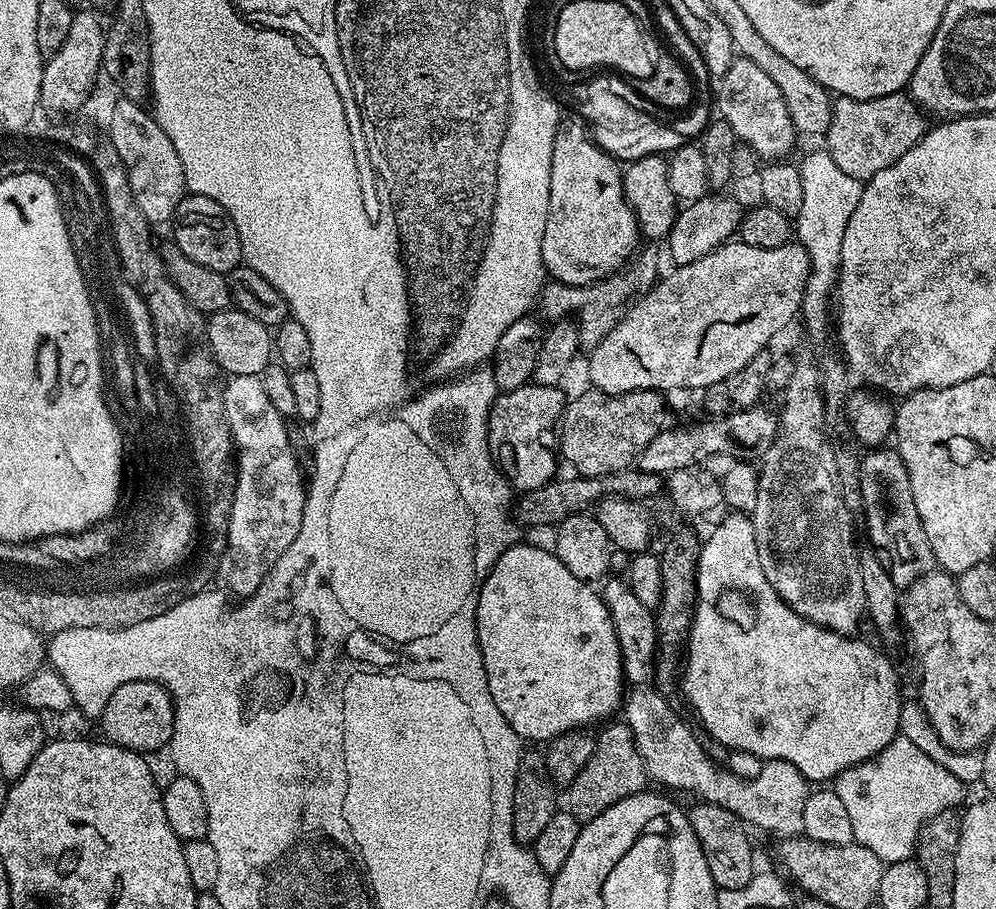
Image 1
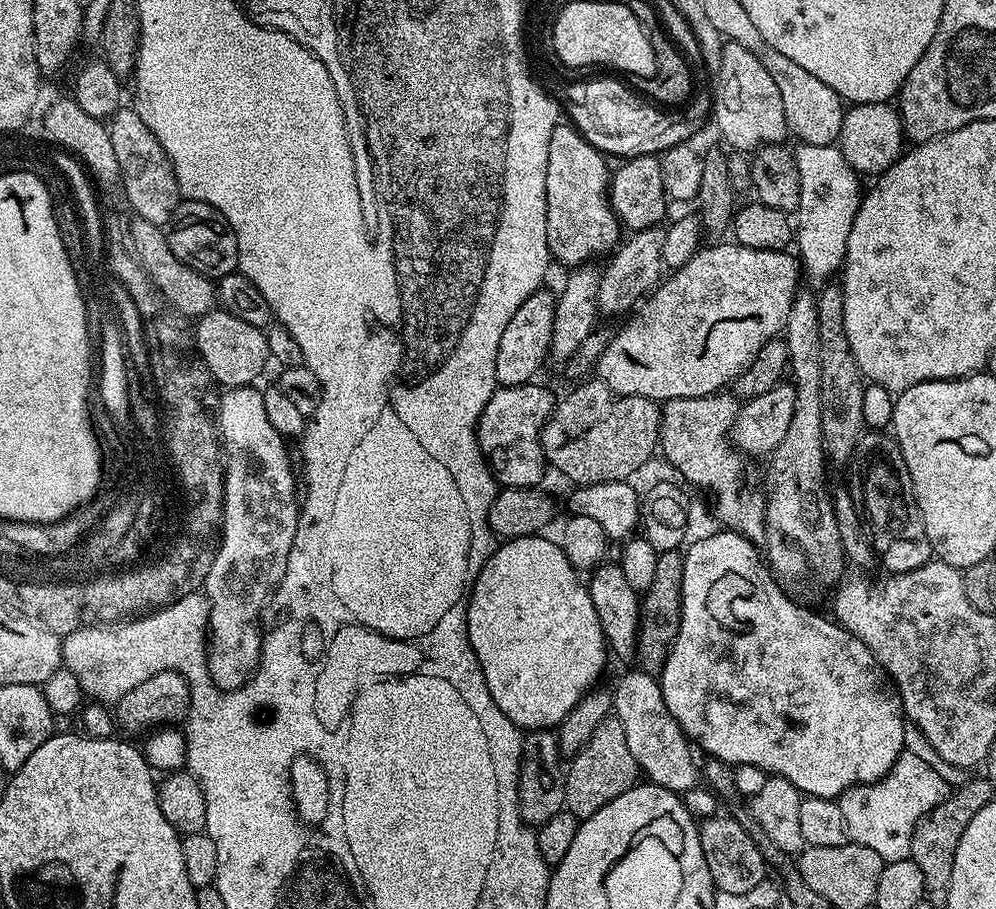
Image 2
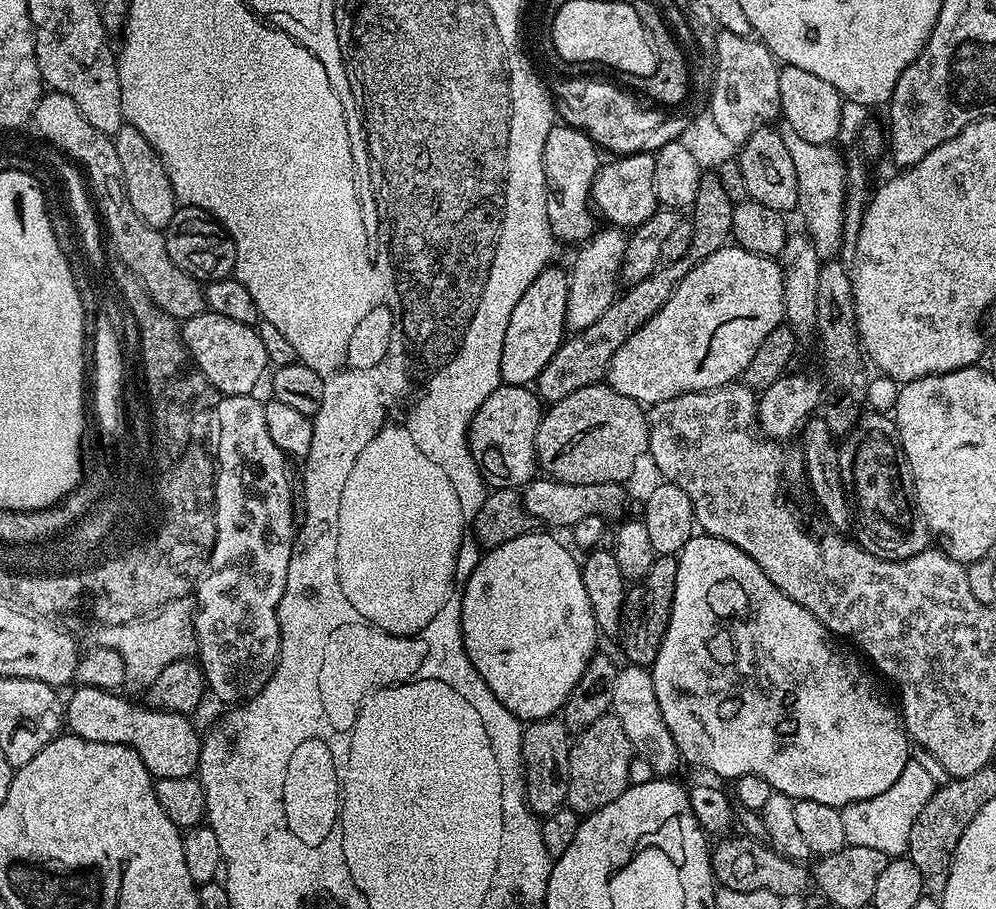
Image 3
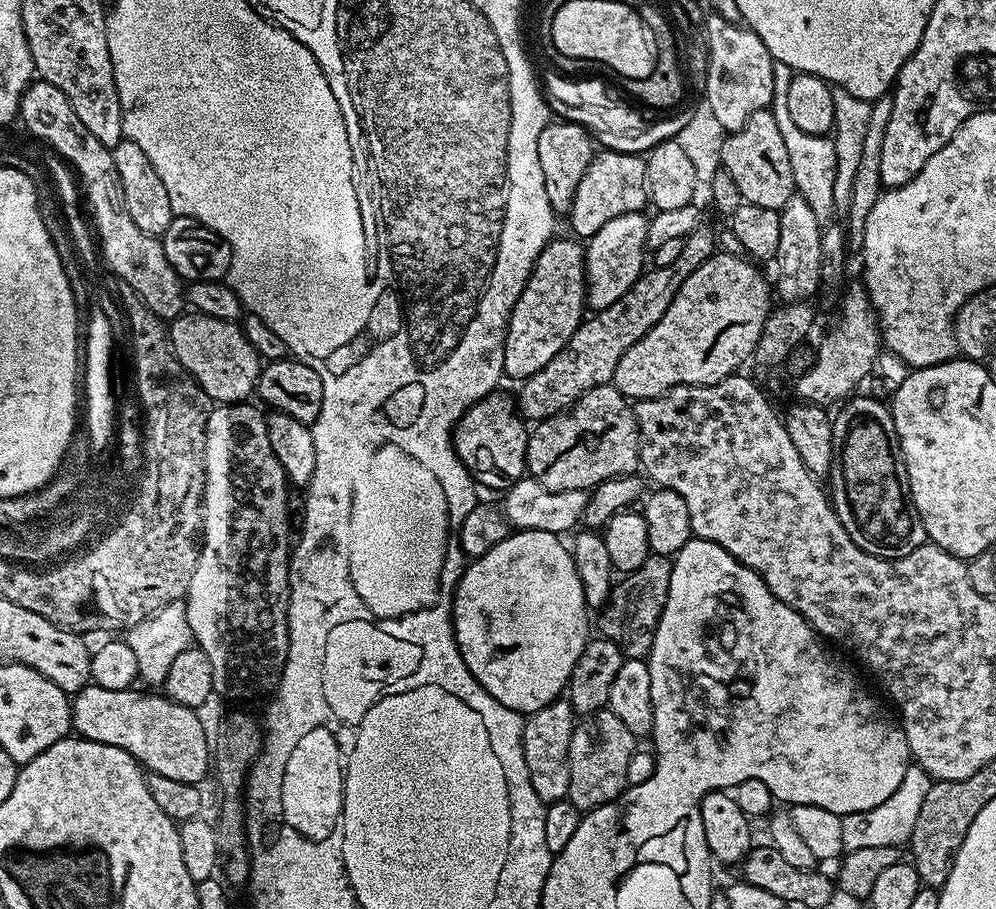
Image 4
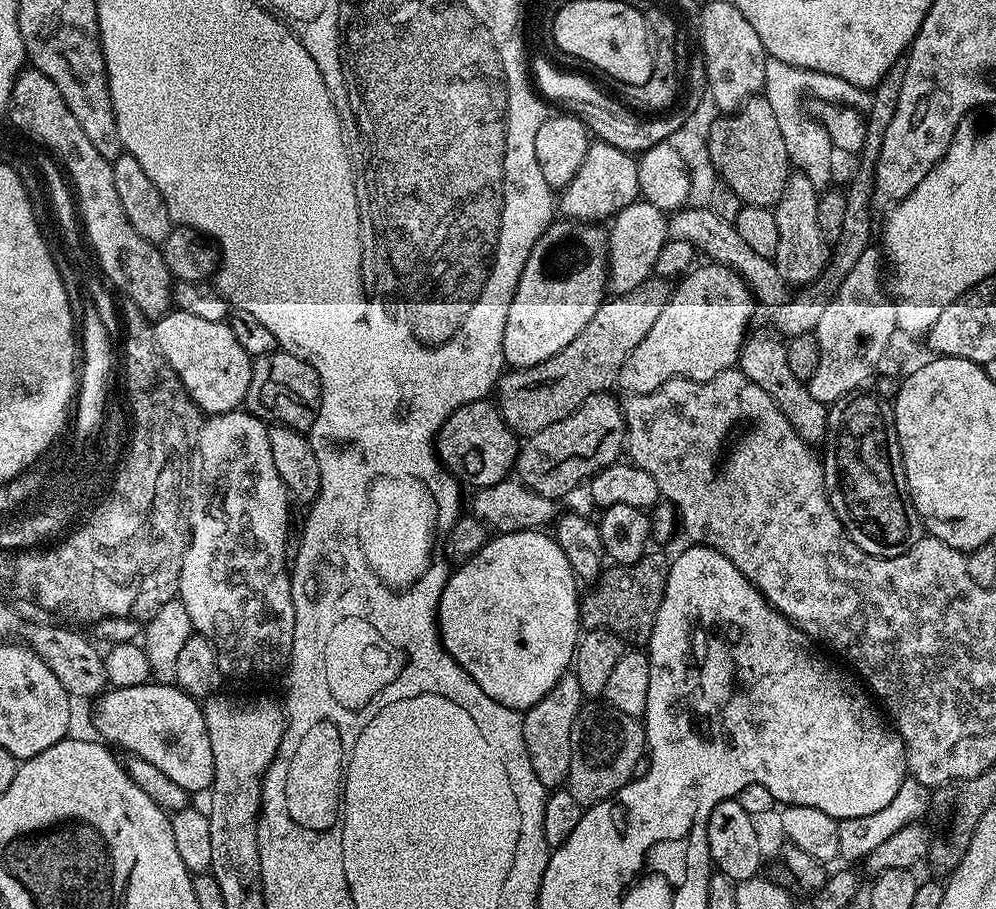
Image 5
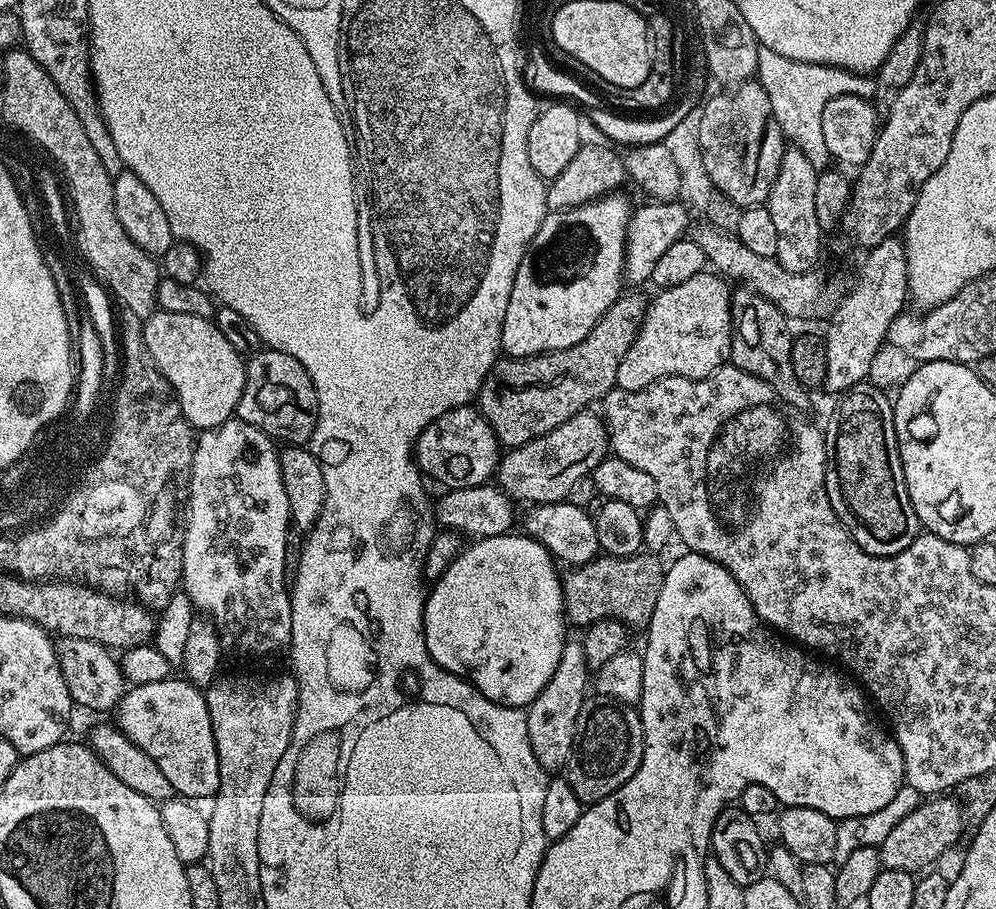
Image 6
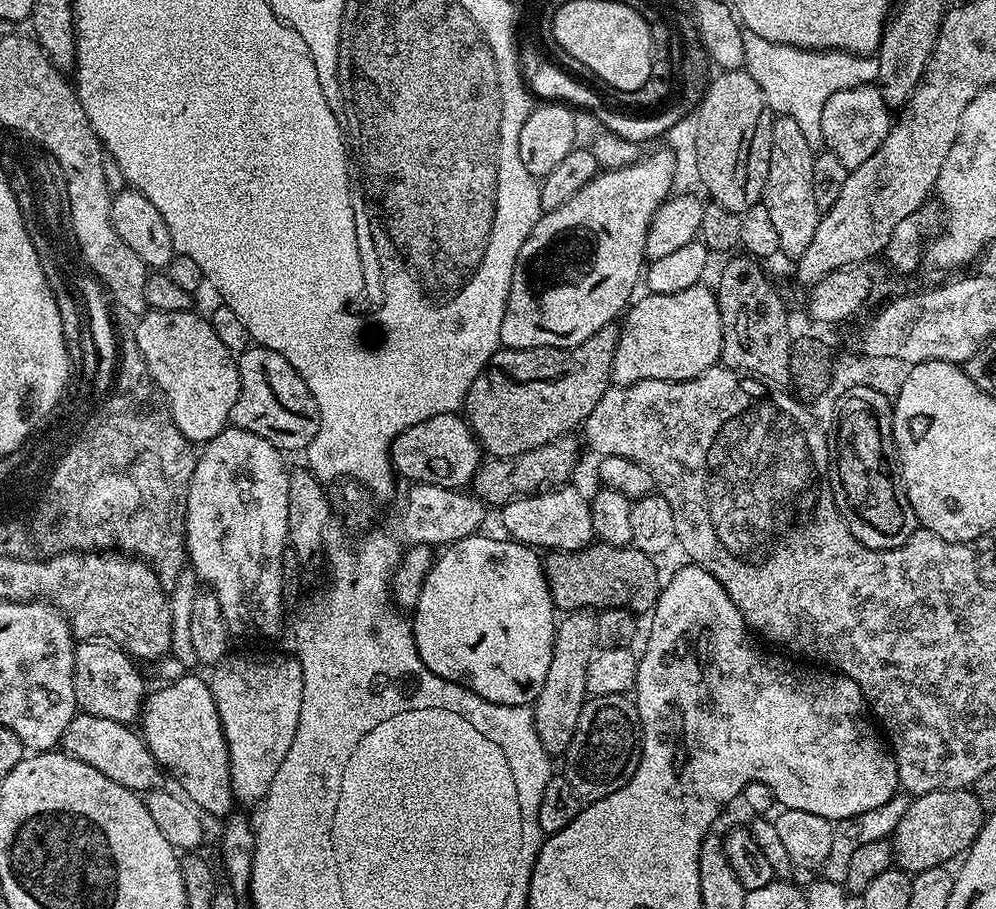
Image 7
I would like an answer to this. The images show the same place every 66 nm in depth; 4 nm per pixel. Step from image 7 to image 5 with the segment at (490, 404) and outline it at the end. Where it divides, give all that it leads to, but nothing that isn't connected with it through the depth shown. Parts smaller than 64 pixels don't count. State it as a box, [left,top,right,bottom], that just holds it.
[494,278,672,437]

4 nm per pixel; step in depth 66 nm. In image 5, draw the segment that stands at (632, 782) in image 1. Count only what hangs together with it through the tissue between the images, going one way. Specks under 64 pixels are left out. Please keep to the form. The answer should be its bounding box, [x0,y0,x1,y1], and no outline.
[567,702,645,806]

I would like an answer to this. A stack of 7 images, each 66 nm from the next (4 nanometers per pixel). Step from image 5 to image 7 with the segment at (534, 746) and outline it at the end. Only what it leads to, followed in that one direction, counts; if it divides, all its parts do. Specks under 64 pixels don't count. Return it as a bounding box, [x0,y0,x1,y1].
[531,610,597,758]

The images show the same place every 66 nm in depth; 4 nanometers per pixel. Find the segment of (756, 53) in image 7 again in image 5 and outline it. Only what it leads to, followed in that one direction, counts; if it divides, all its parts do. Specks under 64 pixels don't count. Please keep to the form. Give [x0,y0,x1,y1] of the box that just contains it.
[762,58,872,190]

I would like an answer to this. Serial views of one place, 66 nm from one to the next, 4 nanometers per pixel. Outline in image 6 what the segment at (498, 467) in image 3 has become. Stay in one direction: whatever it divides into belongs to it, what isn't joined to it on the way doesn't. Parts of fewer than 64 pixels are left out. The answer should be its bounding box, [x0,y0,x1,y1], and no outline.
[415,406,501,490]

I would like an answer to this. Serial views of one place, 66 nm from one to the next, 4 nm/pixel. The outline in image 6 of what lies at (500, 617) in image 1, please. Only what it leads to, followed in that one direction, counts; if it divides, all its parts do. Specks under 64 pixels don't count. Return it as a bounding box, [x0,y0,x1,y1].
[424,534,566,709]

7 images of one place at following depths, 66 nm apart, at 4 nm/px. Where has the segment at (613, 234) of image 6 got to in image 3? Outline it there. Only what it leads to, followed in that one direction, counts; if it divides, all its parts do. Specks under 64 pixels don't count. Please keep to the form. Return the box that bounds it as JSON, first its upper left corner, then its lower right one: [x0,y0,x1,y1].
[501,266,568,385]

